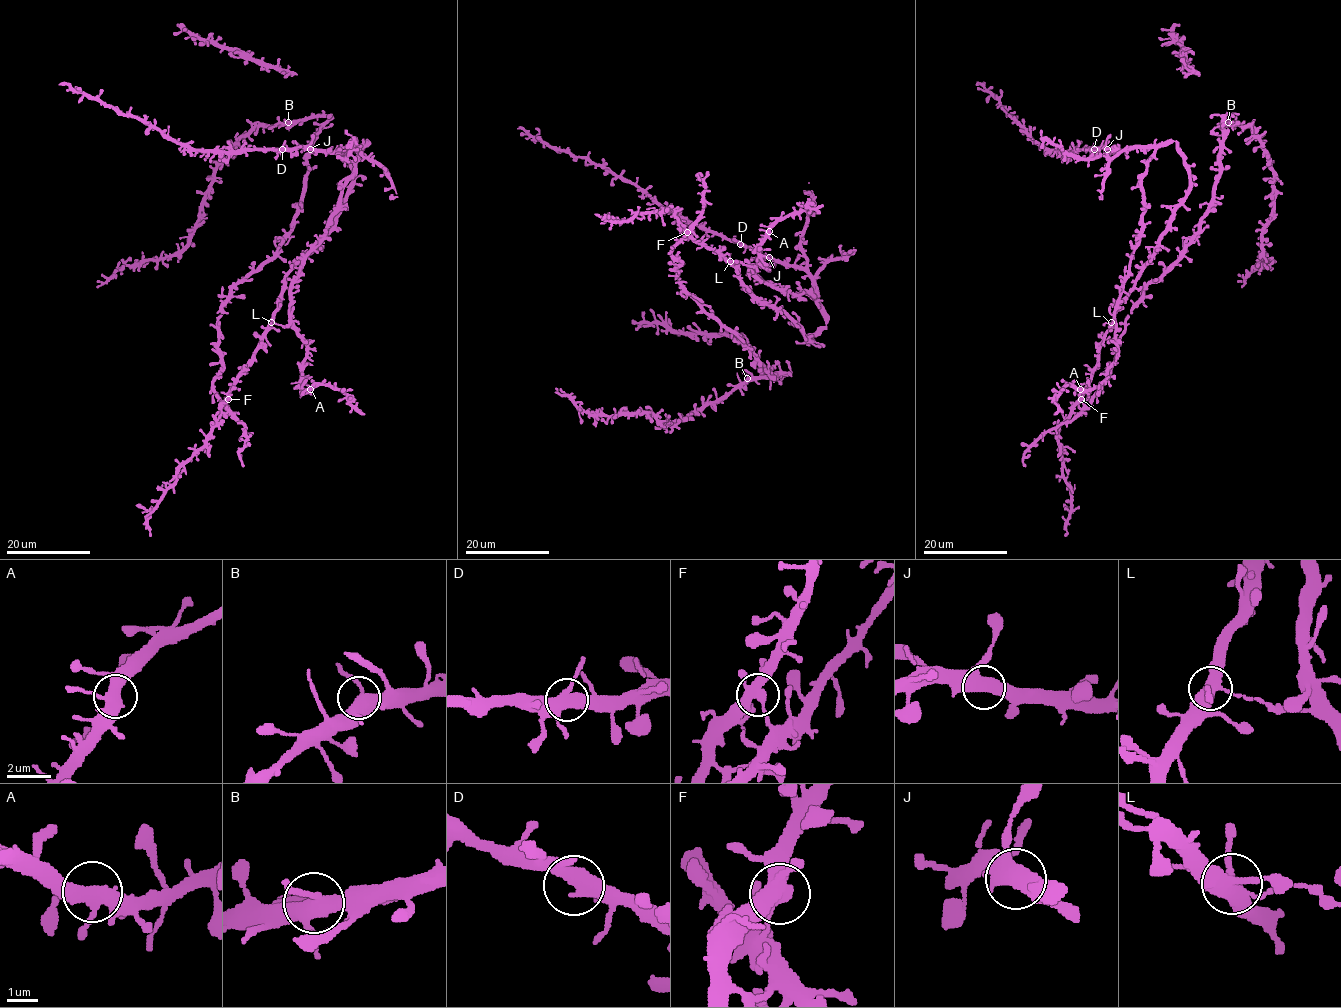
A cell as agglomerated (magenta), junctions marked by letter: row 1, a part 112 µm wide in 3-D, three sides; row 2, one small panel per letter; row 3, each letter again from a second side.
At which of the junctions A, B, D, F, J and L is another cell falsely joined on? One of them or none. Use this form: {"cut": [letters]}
{"cut": []}

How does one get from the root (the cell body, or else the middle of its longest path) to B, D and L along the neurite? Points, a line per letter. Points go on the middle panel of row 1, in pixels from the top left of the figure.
B: (684, 234), (672, 250), (680, 262), (676, 268), (680, 285), (729, 328), (766, 370), (787, 374), (747, 378)
D: (684, 234), (749, 266), (759, 280), (808, 292), (818, 305), (803, 270), (740, 244)
L: (684, 234), (688, 233), (705, 248), (714, 249), (730, 261)

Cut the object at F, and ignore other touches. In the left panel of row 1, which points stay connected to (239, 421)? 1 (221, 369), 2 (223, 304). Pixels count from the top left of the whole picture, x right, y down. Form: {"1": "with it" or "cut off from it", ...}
{"1": "with it", "2": "cut off from it"}

